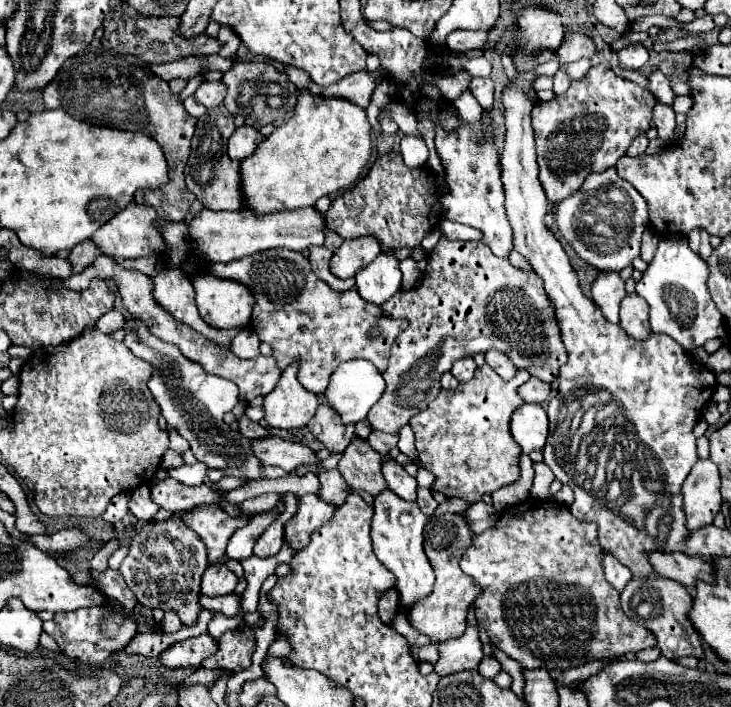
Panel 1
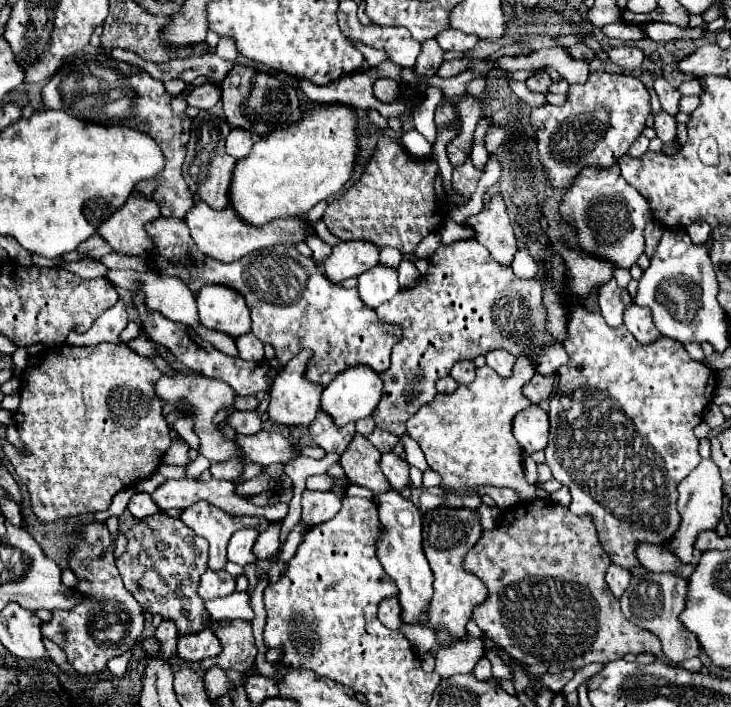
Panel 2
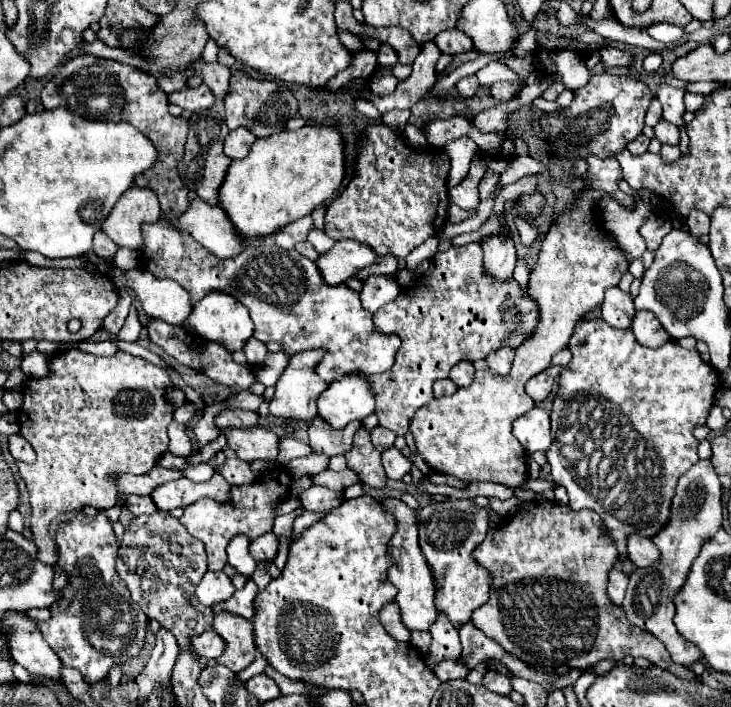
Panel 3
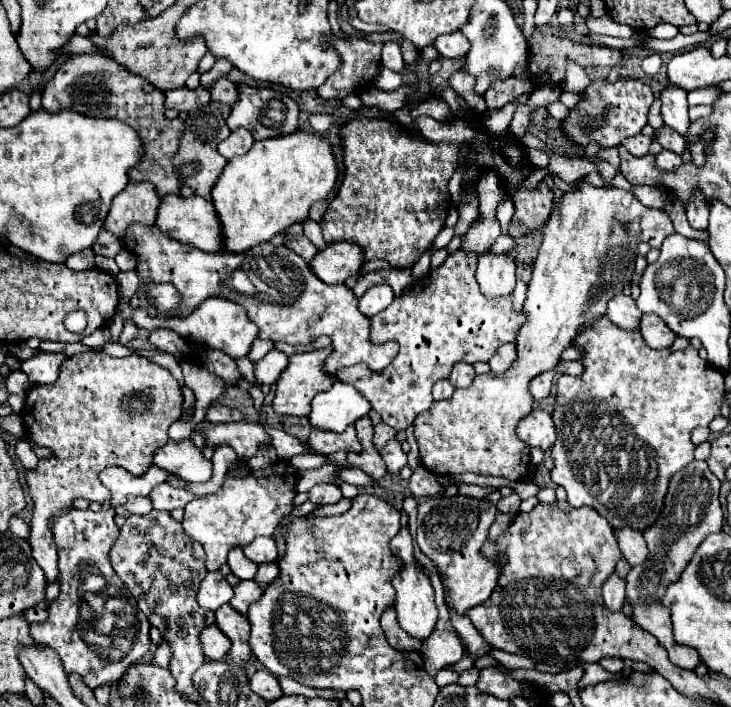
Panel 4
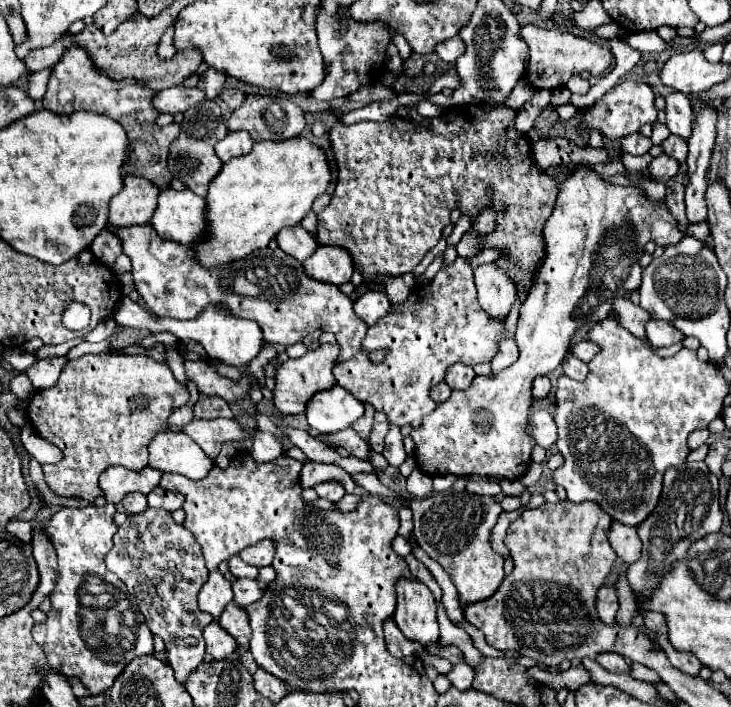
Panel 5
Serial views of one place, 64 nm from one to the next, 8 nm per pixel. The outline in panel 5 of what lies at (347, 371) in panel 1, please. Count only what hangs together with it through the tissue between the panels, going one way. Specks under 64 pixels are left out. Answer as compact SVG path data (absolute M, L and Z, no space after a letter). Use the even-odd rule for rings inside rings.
M338 384L330 390L316 392L306 404L308 424L322 434L334 434L346 430L362 414L364 404Z

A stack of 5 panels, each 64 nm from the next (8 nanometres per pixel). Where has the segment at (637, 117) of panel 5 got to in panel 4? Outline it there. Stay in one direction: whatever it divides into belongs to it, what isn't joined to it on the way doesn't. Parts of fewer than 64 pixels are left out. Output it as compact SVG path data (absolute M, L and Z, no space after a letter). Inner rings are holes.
M620 78L614 84L606 80L594 80L584 92L584 100L562 122L564 132L580 148L584 148L592 140L602 144L602 148L616 148L624 138L640 134L640 130L648 122L648 112L652 102L654 94L642 80Z

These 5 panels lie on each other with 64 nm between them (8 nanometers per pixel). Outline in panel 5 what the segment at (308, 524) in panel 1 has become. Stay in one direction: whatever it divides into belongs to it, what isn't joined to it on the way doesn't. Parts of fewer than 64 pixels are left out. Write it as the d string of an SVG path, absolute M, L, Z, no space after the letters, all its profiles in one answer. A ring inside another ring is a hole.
M328 480L328 482L320 482L314 486L314 490L318 492L320 498L326 498L326 500L332 500L332 502L338 502L342 500L342 496L346 494L344 486L336 480Z

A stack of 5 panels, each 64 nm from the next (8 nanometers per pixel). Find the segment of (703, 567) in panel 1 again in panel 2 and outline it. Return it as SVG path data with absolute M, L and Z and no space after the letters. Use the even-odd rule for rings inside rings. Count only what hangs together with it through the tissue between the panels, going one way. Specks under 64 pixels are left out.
M638 544L636 558L640 560L640 566L652 572L678 572L684 578L690 578L694 572L692 564L682 564L676 556L672 556L672 552L656 544Z

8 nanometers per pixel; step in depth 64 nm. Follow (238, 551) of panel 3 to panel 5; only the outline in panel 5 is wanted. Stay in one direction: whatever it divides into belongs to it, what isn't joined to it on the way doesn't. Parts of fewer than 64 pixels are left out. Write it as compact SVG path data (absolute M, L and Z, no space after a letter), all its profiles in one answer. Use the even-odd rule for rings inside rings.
M232 556L228 562L230 562L230 572L236 578L256 578L258 576L258 568L252 568L240 556Z

